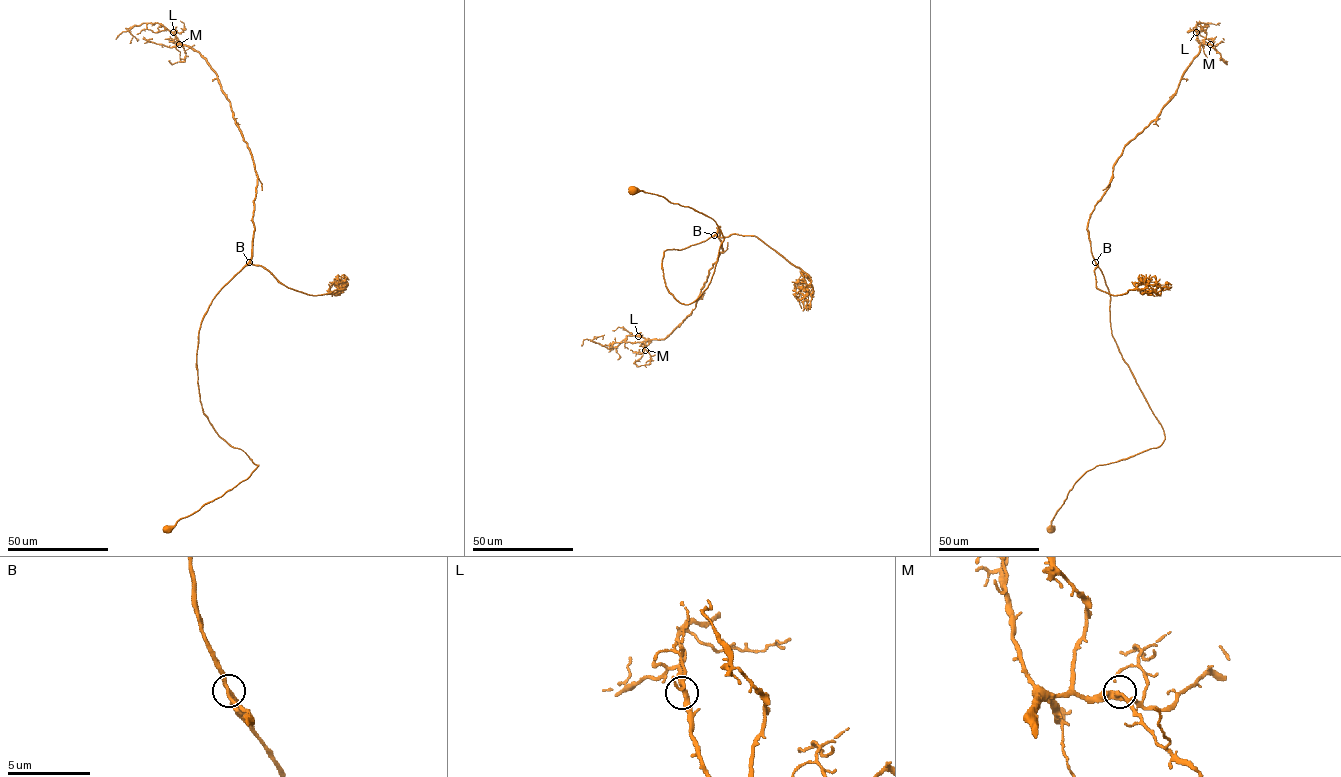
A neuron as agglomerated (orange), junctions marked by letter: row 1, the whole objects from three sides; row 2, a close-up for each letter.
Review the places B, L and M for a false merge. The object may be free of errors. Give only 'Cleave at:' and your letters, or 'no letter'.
Cleave at: no letter

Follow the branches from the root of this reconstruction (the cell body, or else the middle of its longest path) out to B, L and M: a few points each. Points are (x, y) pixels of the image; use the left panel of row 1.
B: (167, 529), (222, 496), (258, 466), (224, 441), (203, 412), (196, 364), (204, 313), (249, 262)
L: (167, 529), (258, 466), (203, 412), (196, 364), (204, 313), (251, 257), (256, 171), (216, 72), (173, 32)
M: (167, 529), (258, 466), (203, 412), (196, 364), (204, 313), (251, 257), (256, 171), (216, 72), (179, 44)

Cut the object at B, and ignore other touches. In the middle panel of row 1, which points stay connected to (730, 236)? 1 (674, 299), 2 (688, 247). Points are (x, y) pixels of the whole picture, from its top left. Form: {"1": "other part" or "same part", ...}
{"1": "other part", "2": "other part"}

